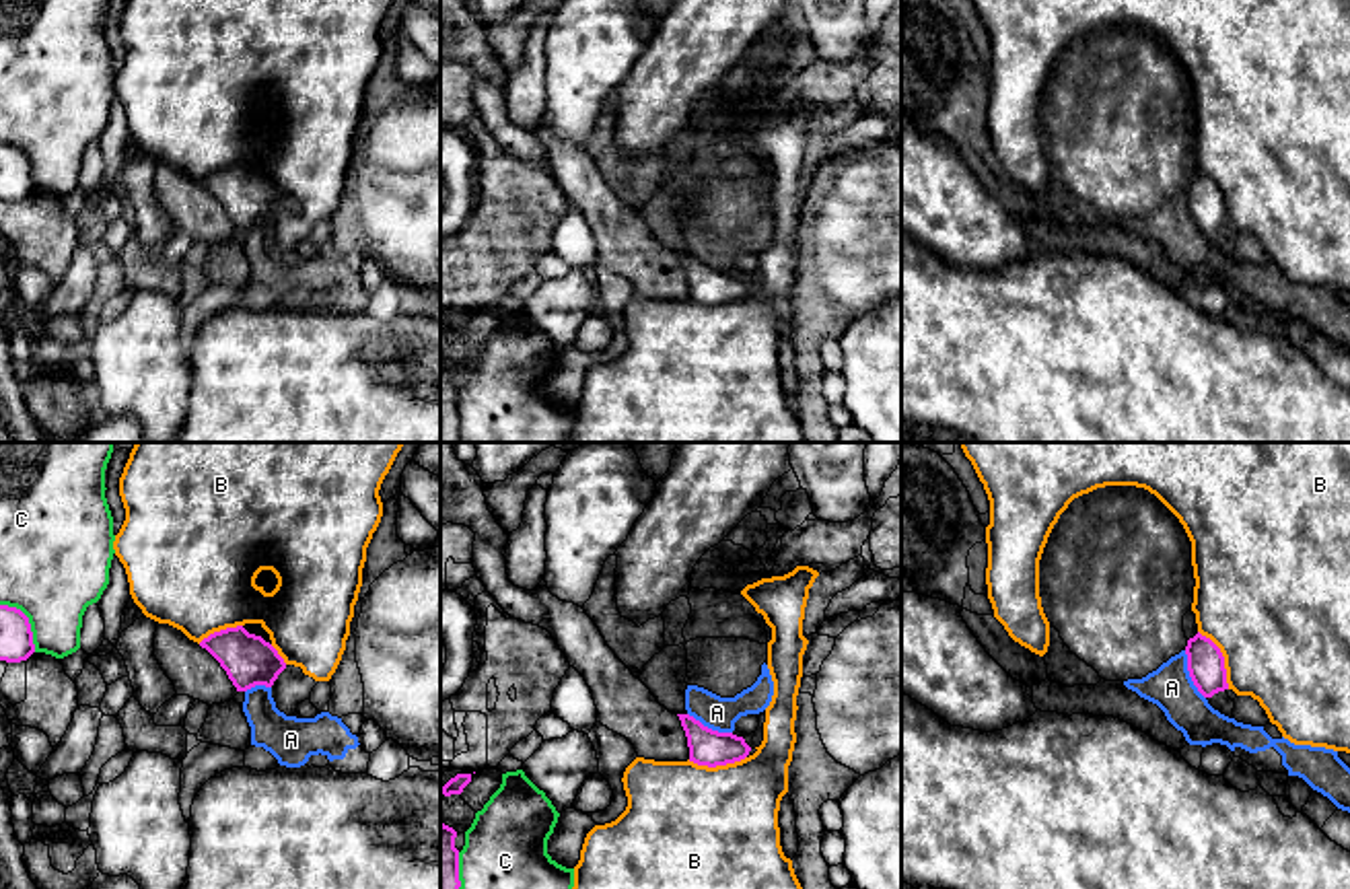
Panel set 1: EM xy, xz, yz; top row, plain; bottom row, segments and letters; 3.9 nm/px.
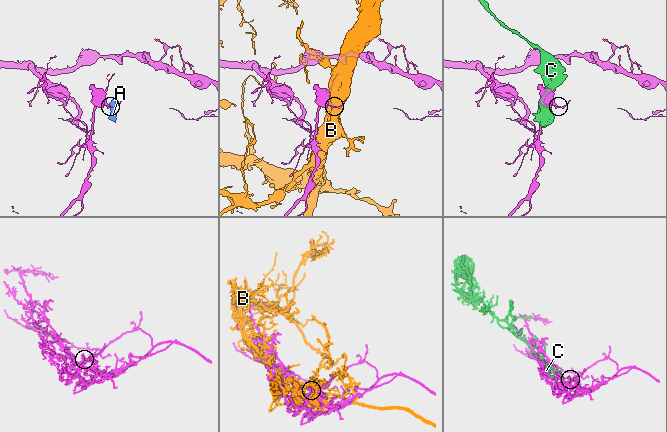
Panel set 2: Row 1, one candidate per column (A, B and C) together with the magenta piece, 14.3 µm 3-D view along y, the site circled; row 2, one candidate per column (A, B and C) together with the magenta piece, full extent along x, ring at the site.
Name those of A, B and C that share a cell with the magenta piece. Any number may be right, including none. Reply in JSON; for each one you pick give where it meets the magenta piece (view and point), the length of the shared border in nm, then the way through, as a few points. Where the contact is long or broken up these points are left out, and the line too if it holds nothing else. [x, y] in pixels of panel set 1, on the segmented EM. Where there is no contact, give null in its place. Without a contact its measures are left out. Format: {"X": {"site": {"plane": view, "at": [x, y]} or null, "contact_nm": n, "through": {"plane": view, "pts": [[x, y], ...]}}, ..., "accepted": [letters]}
{"accepted": []}

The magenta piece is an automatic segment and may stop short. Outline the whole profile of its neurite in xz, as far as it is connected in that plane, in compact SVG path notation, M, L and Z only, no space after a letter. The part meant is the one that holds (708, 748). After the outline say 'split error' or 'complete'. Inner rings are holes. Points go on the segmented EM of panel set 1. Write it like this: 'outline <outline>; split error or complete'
outline M689 714L677 716L687 737L689 761L716 768L741 761L749 755L751 747L743 737L712 731Z; complete

